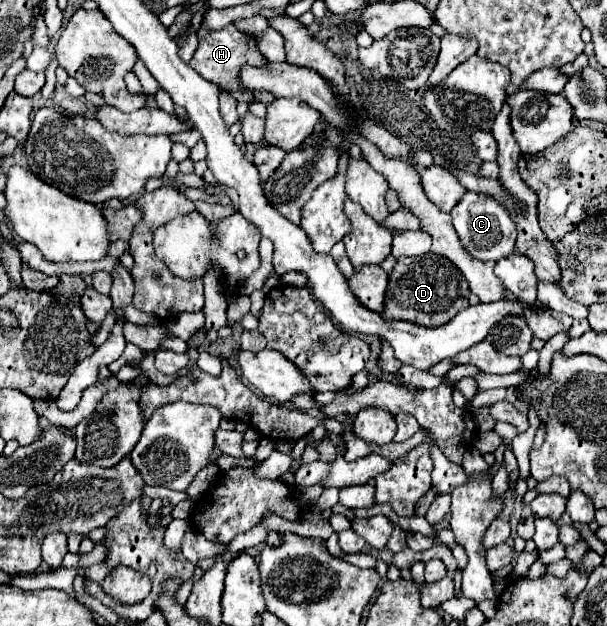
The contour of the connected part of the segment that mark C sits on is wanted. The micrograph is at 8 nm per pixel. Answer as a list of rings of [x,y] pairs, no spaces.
[[[467,191],[463,199],[453,207],[451,219],[453,219],[453,227],[459,235],[463,249],[467,249],[471,257],[481,259],[481,261],[499,261],[501,257],[509,257],[517,253],[515,221],[503,209],[503,205],[497,203],[493,197],[481,197],[477,193]]]

